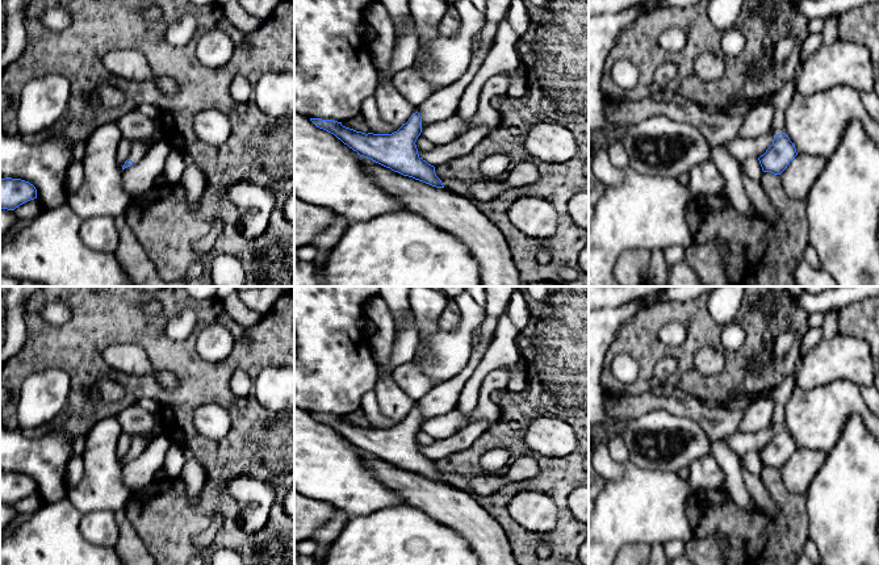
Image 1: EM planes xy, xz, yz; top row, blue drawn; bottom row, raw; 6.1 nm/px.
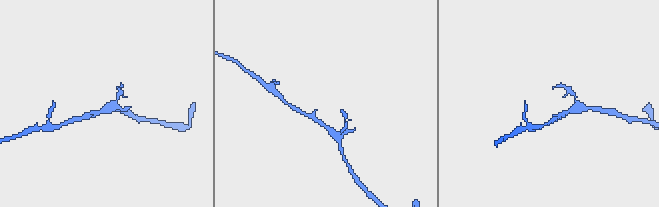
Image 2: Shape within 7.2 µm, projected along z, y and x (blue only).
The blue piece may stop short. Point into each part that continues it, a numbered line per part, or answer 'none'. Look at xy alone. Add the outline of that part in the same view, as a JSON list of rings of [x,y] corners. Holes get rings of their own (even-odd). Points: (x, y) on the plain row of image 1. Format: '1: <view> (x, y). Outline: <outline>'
1: xy (139, 443). Outline: [[[133,435],[131,436],[131,444],[129,448],[129,455],[133,456],[133,459],[137,459],[141,456],[141,453],[148,447],[151,441],[150,436],[145,436],[145,435]]]

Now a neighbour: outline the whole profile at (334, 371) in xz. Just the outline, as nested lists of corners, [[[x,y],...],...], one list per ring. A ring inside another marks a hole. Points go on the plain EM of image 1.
[[[294,286],[294,407],[338,417],[347,417],[361,409],[363,398],[376,386],[378,368],[372,359],[369,336],[360,328],[359,319],[365,315],[368,302],[378,294],[380,286]]]

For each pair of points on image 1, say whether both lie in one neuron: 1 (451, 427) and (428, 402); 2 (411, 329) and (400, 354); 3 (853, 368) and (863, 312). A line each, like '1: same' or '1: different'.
1: different
2: same
3: different

